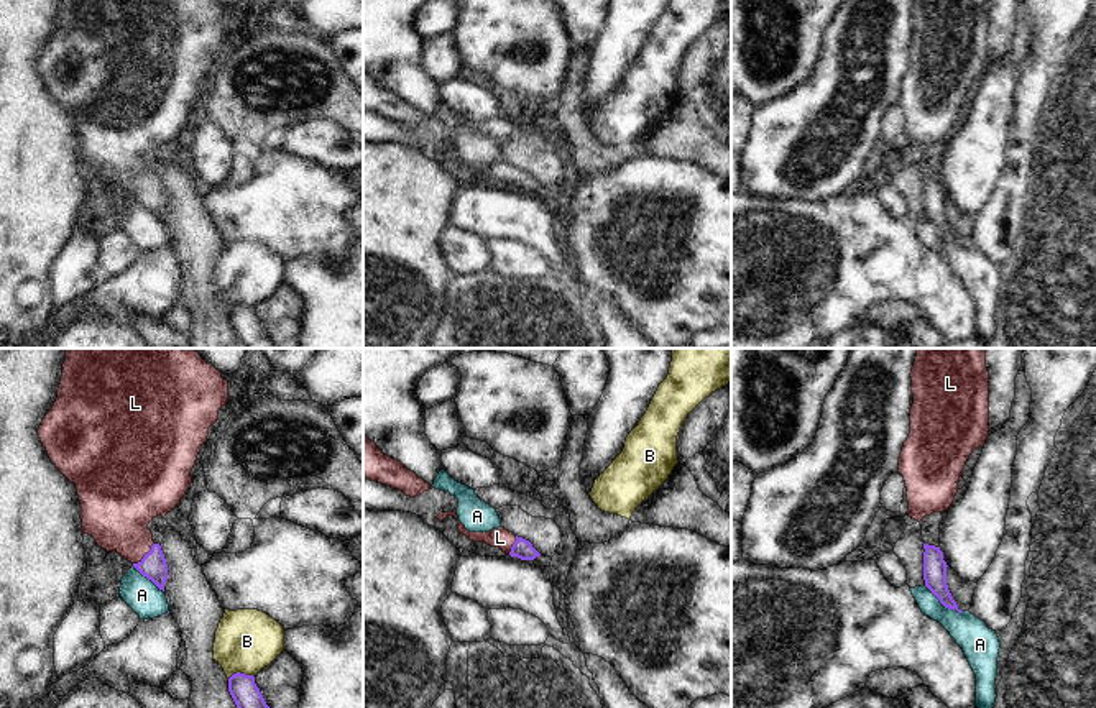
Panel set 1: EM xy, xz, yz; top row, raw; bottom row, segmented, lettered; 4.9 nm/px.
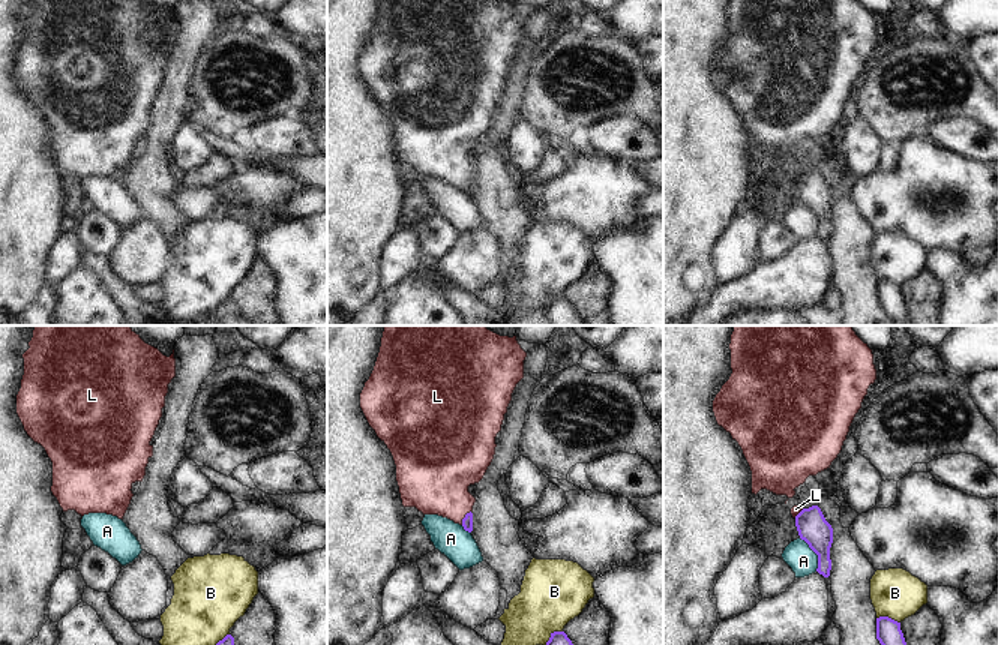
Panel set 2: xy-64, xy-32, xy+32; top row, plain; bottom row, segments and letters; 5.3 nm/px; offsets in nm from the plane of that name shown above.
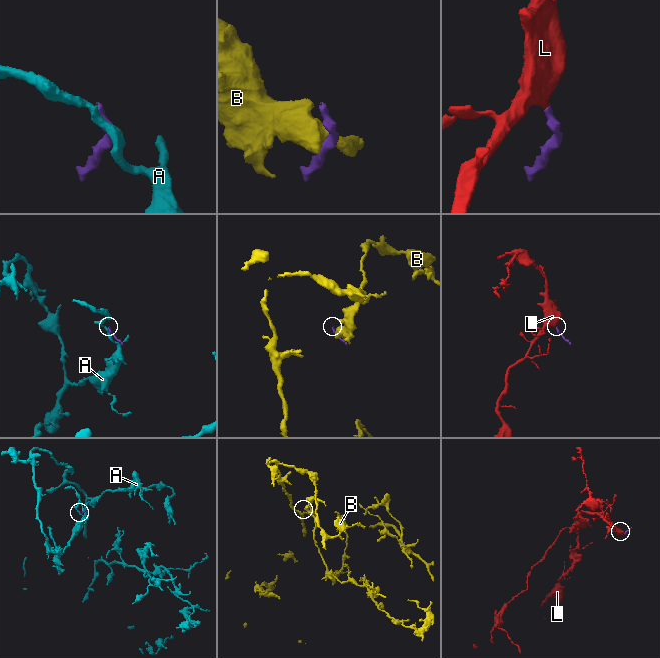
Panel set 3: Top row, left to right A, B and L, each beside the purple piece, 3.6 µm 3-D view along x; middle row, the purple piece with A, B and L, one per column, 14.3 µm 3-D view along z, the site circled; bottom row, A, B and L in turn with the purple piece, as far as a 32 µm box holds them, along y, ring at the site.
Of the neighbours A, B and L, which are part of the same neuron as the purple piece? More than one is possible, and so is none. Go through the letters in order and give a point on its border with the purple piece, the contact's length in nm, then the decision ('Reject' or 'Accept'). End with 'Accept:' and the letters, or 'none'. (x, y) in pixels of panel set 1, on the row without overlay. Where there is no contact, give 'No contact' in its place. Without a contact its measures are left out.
A: Touches purple at yz (944, 237). Shared border 240 nm. Reject
B: Touches purple at xy (239, 304). Shared border 130 nm. Reject
L: Touches purple at xy (145, 186). Shared border 150 nm. Accept
Accept: L

